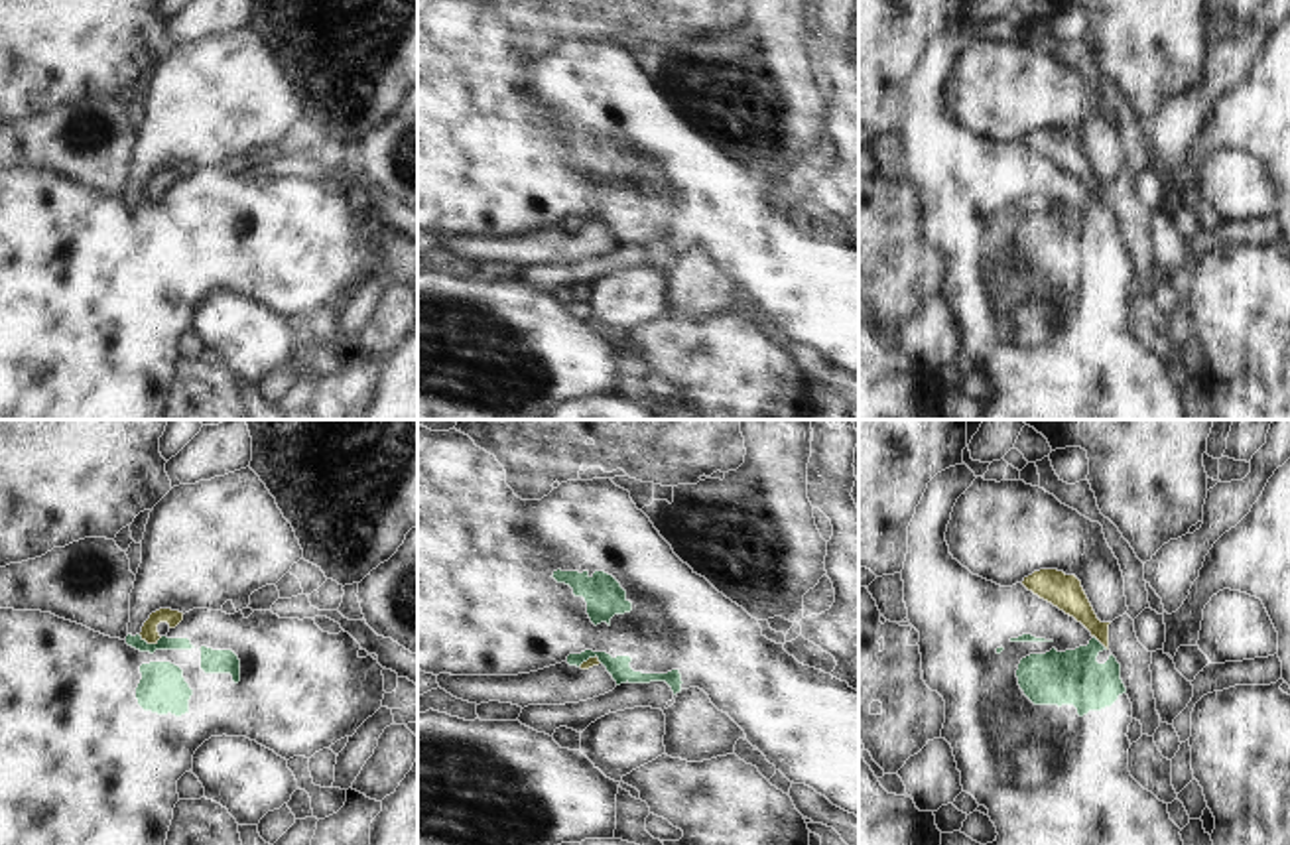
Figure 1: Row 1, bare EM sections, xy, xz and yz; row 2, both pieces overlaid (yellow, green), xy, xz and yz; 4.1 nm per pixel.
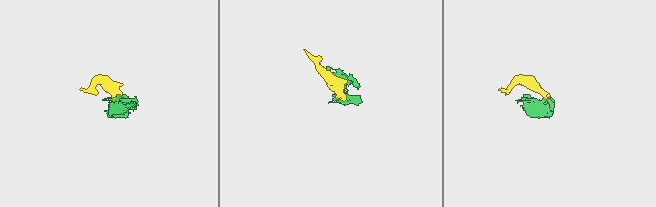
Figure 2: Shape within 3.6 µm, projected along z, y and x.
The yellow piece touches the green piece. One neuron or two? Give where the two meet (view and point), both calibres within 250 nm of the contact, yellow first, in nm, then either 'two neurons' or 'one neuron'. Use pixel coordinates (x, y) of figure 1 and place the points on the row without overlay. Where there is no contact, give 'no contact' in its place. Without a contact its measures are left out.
xy (150, 201) | 70/60 nm | two neurons

